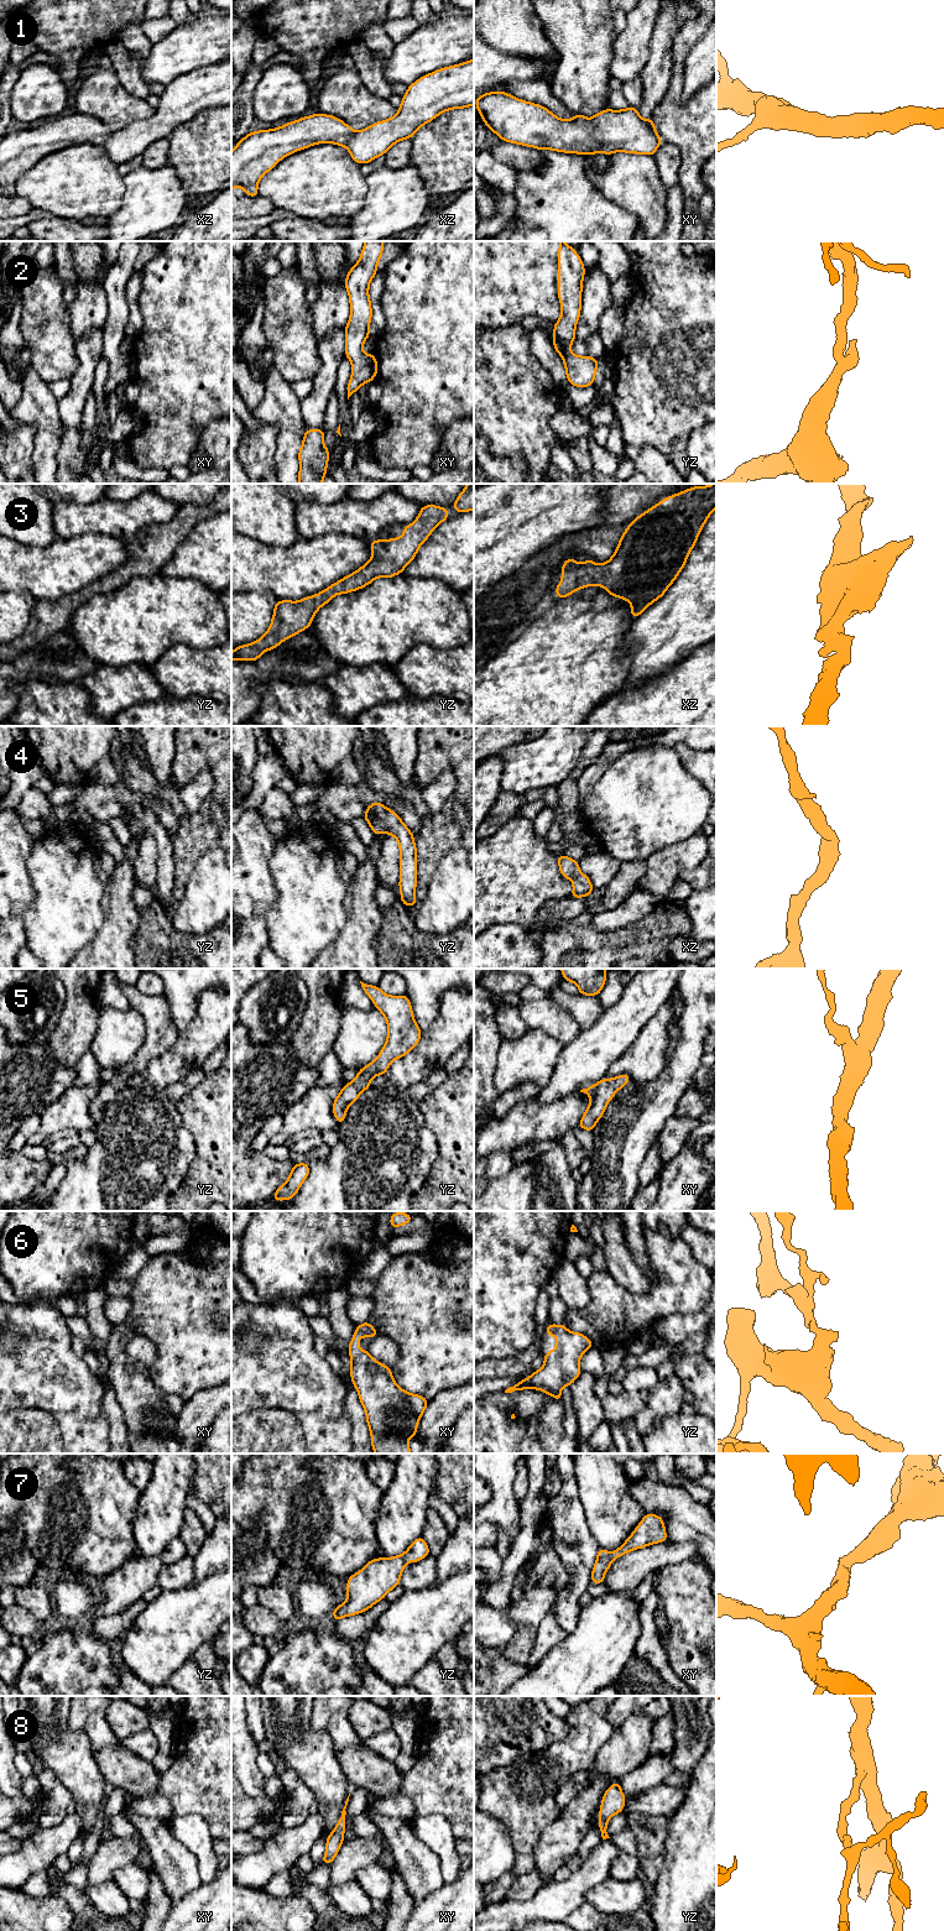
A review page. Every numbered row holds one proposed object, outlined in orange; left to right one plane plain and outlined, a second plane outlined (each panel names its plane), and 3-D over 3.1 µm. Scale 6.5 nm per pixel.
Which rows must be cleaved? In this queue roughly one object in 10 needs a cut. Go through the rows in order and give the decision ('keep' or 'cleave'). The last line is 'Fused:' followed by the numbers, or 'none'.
1: keep
2: keep
3: keep
4: keep
5: keep
6: keep
7: keep
8: keep
Fused: none

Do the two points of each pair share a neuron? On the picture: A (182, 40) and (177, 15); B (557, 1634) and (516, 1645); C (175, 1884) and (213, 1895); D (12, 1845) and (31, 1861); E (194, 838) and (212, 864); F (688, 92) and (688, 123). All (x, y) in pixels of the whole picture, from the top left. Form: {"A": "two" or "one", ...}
{"A": "two", "B": "two", "C": "two", "D": "two", "E": "two", "F": "two"}

